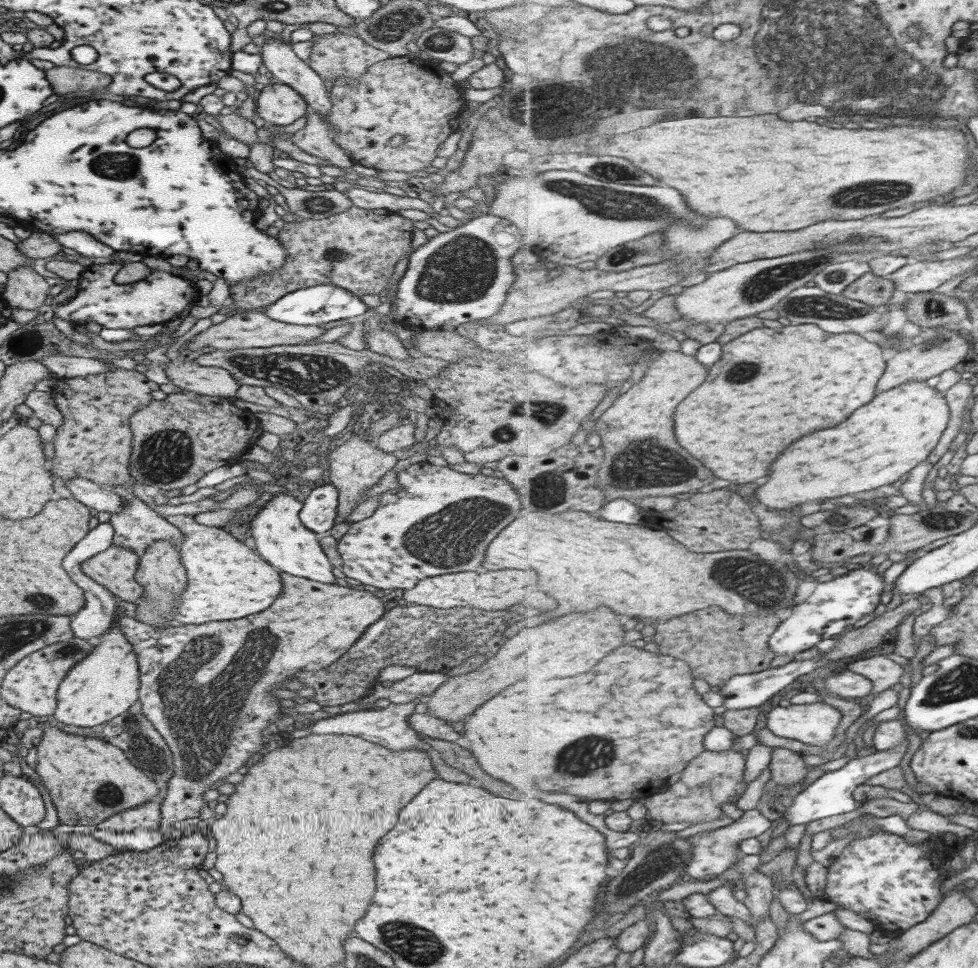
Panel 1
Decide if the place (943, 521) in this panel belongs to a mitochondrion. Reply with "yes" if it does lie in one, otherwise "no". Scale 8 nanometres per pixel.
yes

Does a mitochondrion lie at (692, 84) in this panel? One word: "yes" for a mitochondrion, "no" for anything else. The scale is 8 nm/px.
yes

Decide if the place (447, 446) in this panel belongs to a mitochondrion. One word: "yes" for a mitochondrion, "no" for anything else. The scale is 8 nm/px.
no

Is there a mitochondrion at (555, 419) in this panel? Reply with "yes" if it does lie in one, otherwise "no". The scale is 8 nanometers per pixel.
yes

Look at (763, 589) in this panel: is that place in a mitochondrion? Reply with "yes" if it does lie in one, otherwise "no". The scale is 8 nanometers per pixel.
yes

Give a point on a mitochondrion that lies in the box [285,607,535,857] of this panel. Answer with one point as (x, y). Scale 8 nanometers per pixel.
(447, 633)

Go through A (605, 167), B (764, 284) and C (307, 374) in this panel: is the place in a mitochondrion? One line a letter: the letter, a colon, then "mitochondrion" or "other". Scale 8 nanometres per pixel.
A: mitochondrion
B: mitochondrion
C: mitochondrion

